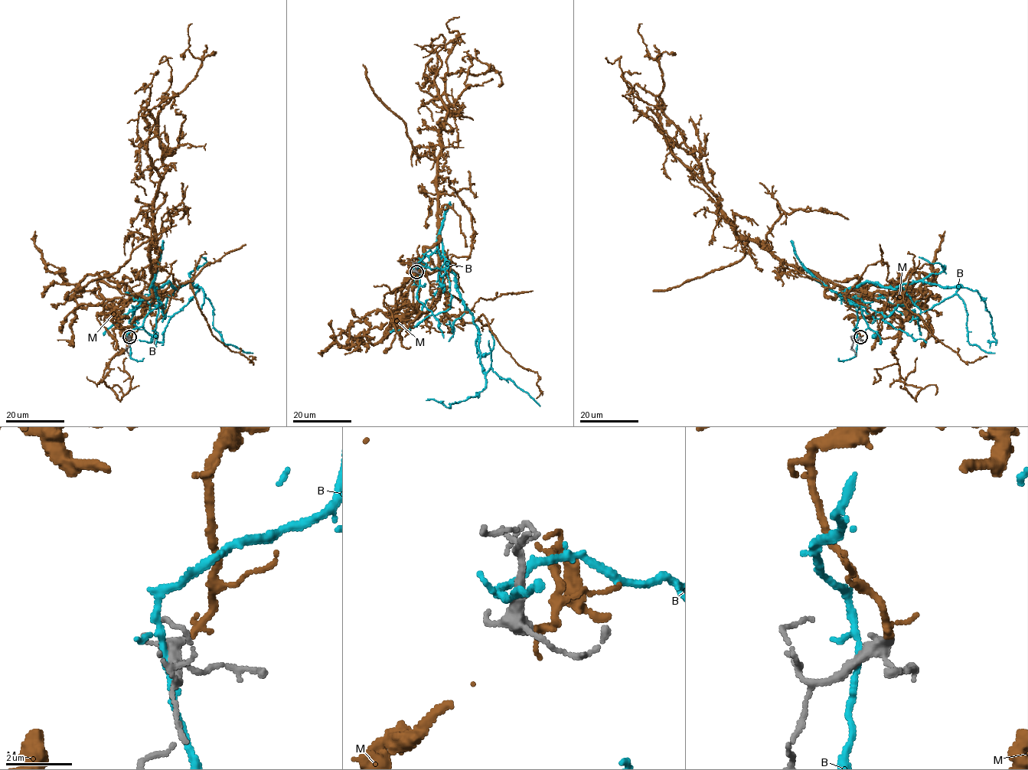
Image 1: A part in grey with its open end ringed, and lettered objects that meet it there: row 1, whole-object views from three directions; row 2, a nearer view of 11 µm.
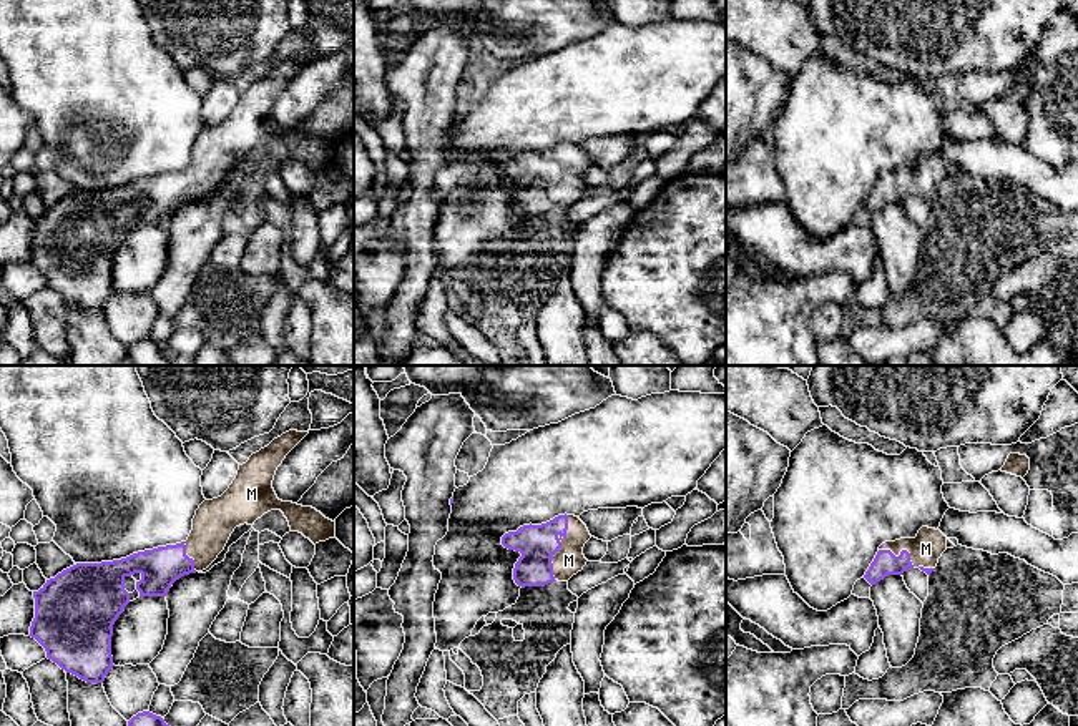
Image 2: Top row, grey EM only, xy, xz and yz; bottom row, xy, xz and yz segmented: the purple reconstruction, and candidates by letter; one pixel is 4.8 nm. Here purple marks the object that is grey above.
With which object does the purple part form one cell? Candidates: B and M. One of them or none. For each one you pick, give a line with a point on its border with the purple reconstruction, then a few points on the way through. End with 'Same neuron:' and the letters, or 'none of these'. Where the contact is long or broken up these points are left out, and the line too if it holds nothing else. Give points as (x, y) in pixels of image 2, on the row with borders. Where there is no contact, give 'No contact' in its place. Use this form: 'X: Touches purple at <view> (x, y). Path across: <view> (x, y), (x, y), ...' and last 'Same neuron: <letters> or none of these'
M: Touches purple at xz (560, 547). Path across: xz (537, 544), (542, 547), (560, 547), (568, 560)
Same neuron: M

